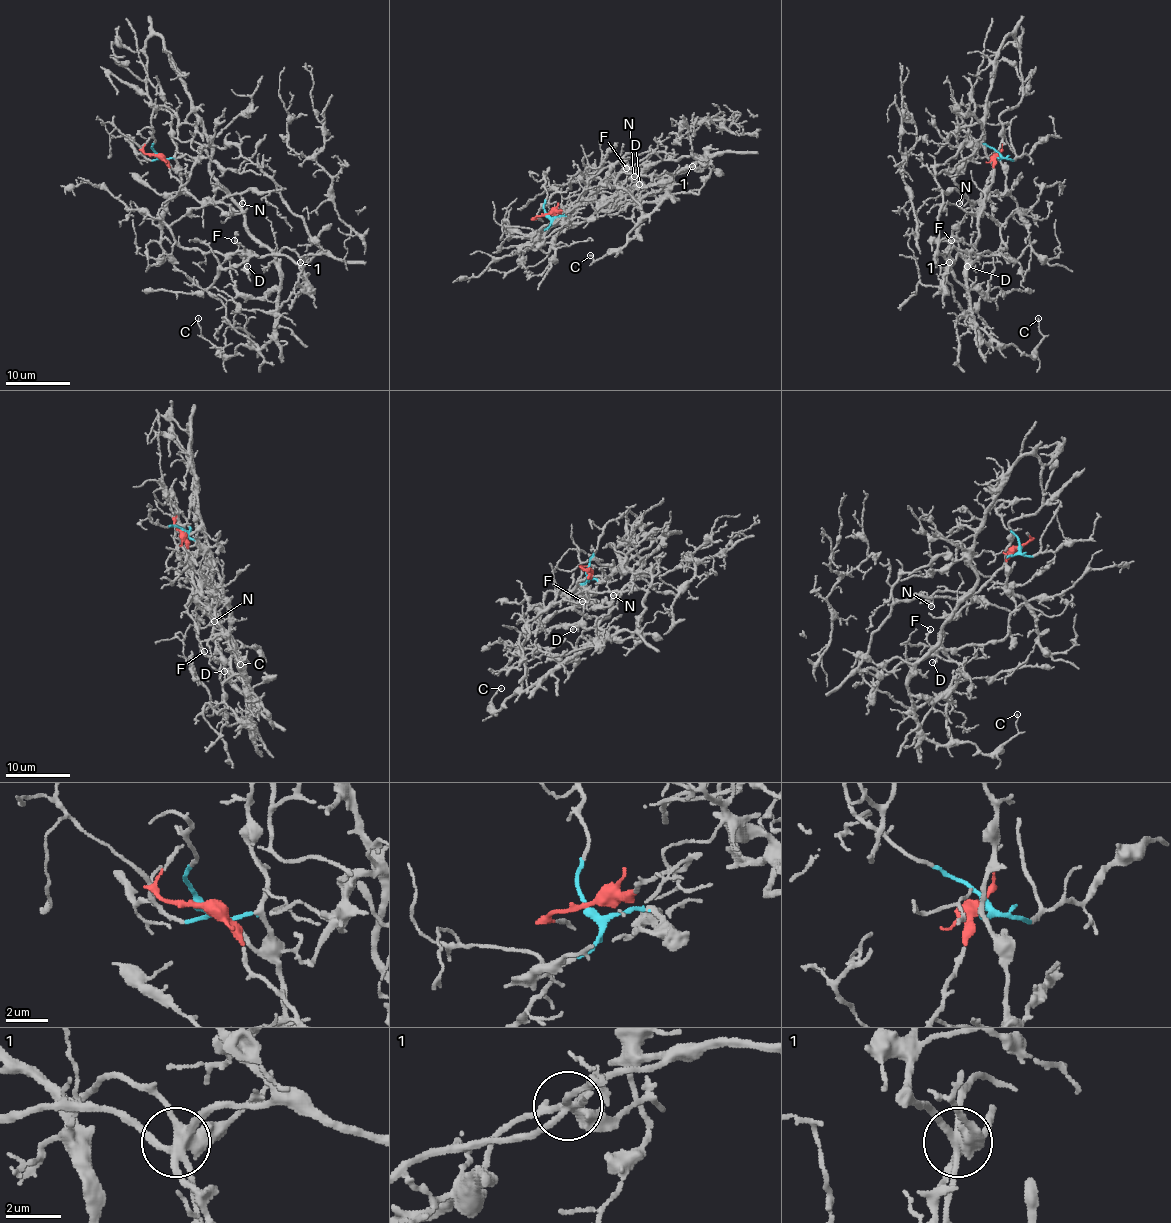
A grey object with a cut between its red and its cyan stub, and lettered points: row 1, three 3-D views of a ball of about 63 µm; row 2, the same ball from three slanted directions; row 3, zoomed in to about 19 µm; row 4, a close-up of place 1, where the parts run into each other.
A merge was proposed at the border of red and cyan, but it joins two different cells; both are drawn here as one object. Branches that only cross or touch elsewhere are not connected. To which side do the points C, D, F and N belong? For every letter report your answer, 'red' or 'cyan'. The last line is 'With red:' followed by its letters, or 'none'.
C: cyan
D: red
F: red
N: red
With red: D, F, N

